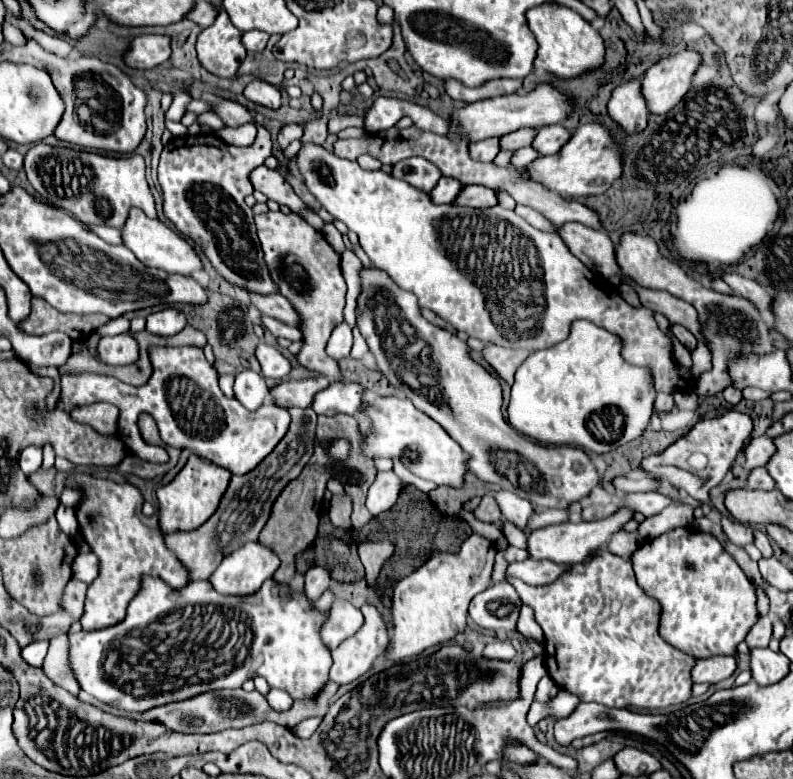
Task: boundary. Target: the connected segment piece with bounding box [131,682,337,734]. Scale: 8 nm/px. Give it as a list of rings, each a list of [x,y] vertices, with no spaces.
[[[329,682],[329,686],[325,686],[325,694],[321,696],[319,704],[293,704],[289,710],[285,712],[275,712],[269,708],[267,700],[263,694],[259,694],[257,690],[253,692],[245,692],[241,688],[237,690],[211,690],[211,692],[205,692],[205,694],[197,694],[189,700],[183,700],[183,702],[173,702],[173,704],[165,704],[165,706],[159,706],[159,708],[151,708],[143,714],[133,714],[131,720],[137,720],[137,722],[161,722],[167,726],[167,730],[171,732],[181,732],[181,734],[207,734],[207,732],[221,732],[225,728],[245,728],[245,726],[251,726],[251,724],[259,724],[259,722],[265,722],[265,720],[273,720],[275,724],[283,724],[287,728],[293,728],[297,726],[303,718],[309,718],[309,716],[323,716],[325,710],[327,710],[327,702],[329,698],[337,692],[337,686],[333,682]]]

